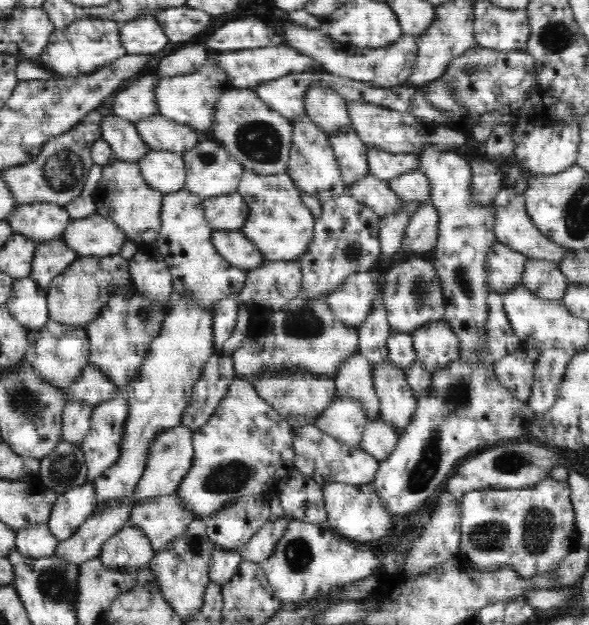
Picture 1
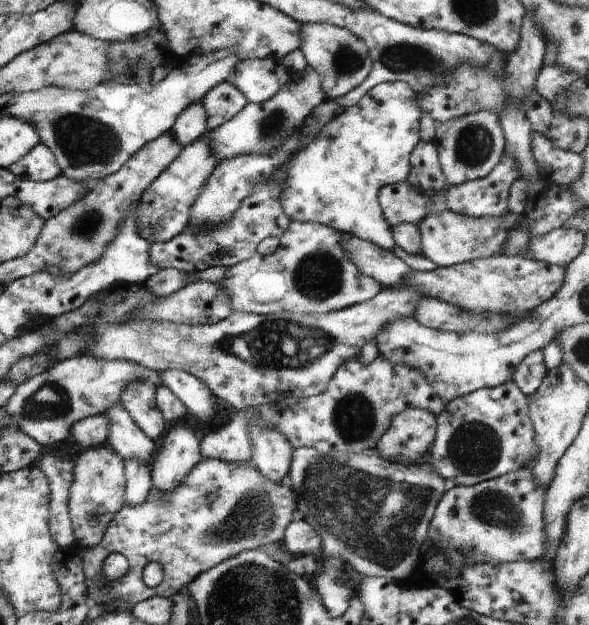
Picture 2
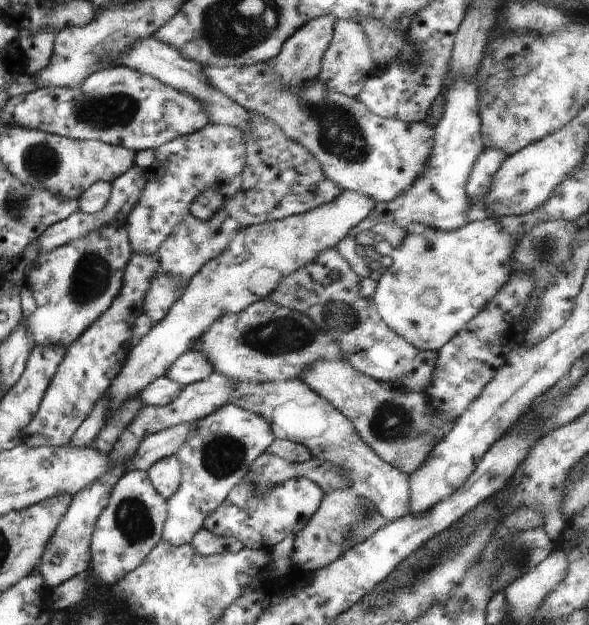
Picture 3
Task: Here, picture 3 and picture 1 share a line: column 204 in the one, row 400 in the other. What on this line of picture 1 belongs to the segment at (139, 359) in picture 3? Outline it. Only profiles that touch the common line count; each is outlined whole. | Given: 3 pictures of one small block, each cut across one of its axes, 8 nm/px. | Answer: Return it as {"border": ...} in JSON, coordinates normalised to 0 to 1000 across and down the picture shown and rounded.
{"border":[[[445,594],[426,610],[438,634],[447,637],[504,691],[516,678],[531,678],[537,667],[564,643],[572,627],[564,602],[492,594]]]}

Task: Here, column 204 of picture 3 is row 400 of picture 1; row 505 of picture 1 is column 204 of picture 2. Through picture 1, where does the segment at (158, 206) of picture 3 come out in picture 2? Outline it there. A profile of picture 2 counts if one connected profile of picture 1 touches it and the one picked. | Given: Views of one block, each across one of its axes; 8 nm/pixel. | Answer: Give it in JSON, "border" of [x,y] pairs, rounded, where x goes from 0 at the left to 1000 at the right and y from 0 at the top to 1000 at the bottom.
{"border":[[[380,130],[360,141],[341,165],[351,182],[350,214],[353,214],[397,189],[421,166],[421,160],[407,150],[407,144],[397,134]]]}

